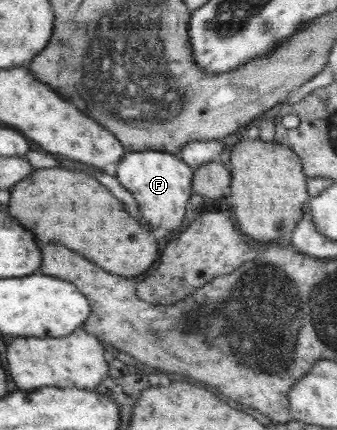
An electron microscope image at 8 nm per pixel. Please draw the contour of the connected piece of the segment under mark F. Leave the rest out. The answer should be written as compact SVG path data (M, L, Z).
M142 151L142 153L130 153L126 155L120 163L118 163L118 171L116 177L120 179L122 187L126 187L138 207L140 207L140 215L154 227L160 227L172 231L182 227L184 215L186 215L186 205L188 199L193 194L191 189L192 175L194 169L187 163L184 163L175 154L168 152Z

